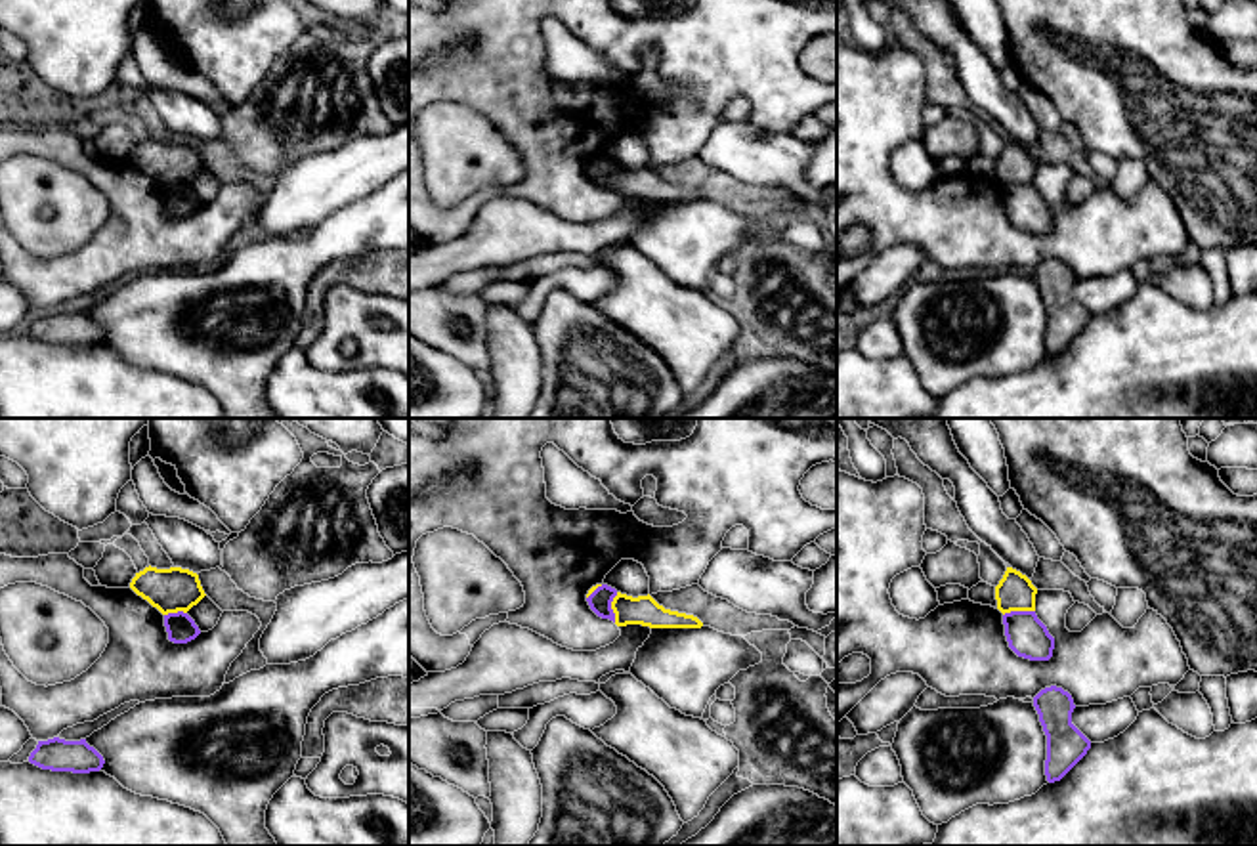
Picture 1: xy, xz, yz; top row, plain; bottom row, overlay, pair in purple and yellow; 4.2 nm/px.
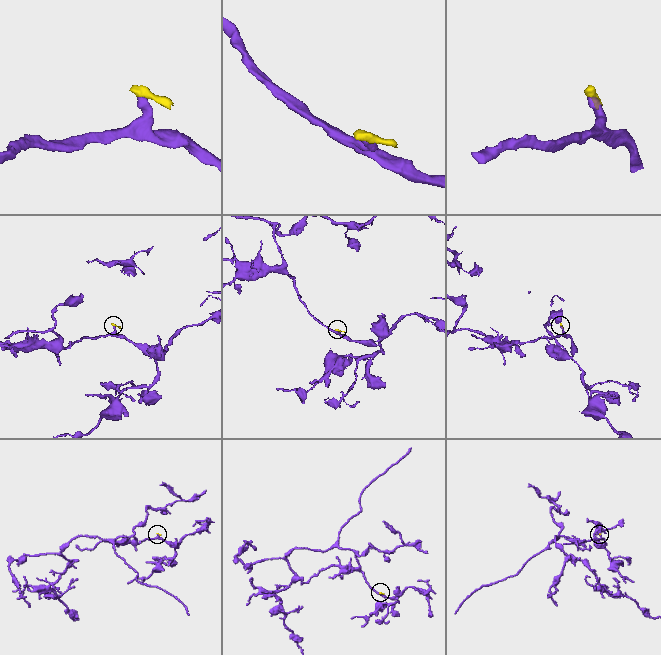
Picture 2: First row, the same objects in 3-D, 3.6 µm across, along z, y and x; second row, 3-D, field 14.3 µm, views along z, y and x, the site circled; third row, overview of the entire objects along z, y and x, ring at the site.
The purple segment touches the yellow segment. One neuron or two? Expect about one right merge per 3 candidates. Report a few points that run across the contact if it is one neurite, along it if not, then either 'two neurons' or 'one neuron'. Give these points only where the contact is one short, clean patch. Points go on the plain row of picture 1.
line yz (1034, 182), (1011, 182), (1003, 188); two neurons

